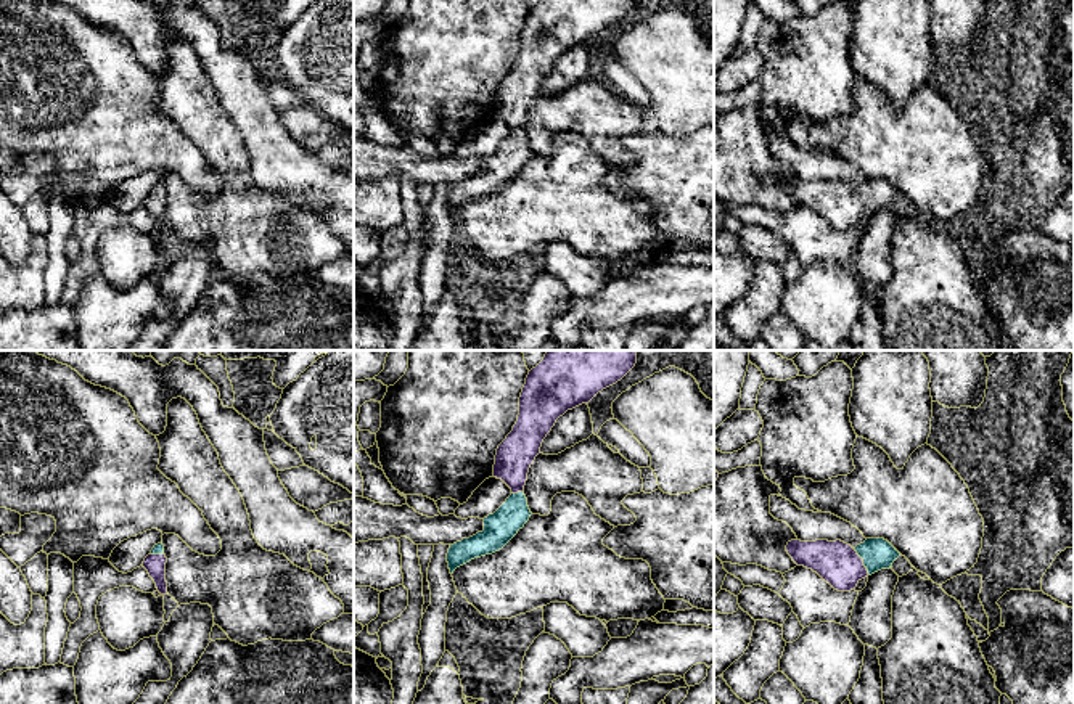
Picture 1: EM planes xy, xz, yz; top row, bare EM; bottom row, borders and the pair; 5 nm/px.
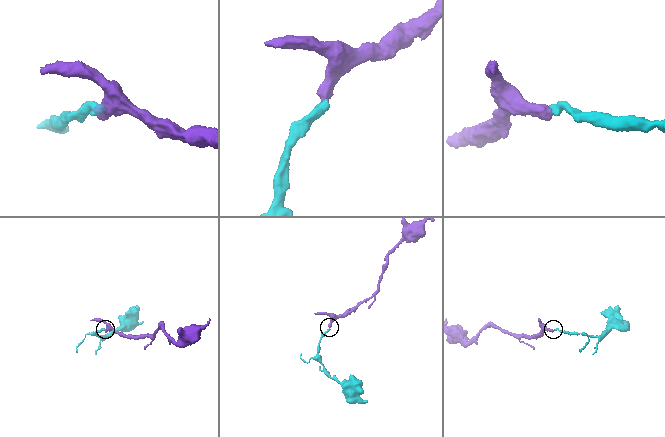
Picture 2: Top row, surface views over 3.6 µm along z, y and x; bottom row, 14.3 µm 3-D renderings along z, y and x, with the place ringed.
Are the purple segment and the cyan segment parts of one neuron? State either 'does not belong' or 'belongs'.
belongs

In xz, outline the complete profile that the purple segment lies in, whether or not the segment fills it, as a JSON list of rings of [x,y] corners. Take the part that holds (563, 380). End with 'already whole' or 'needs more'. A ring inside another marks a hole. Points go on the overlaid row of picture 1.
[[[547,350],[543,360],[526,378],[518,421],[495,455],[494,477],[502,479],[511,489],[511,495],[494,514],[484,518],[482,532],[450,545],[447,553],[450,574],[474,558],[502,550],[524,527],[532,514],[524,495],[527,473],[556,420],[621,381],[635,363],[637,350]]]; needs more

